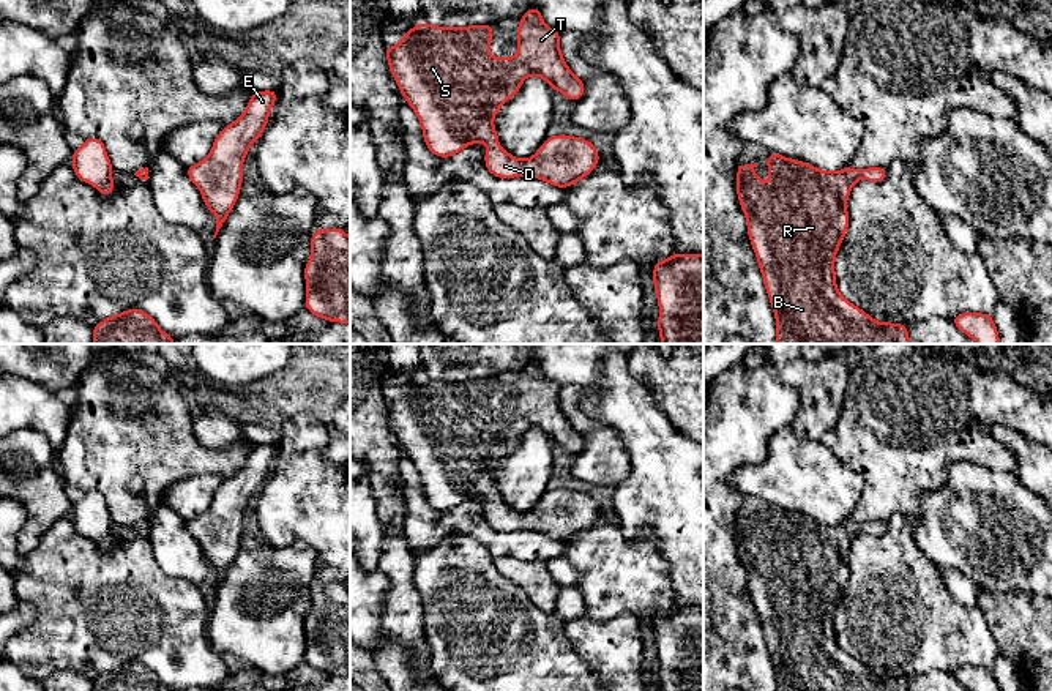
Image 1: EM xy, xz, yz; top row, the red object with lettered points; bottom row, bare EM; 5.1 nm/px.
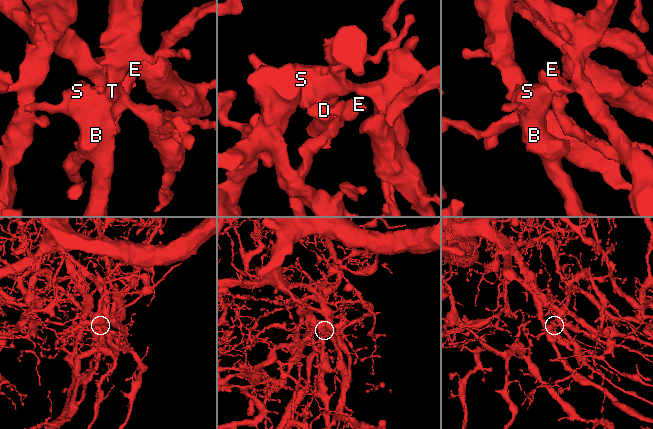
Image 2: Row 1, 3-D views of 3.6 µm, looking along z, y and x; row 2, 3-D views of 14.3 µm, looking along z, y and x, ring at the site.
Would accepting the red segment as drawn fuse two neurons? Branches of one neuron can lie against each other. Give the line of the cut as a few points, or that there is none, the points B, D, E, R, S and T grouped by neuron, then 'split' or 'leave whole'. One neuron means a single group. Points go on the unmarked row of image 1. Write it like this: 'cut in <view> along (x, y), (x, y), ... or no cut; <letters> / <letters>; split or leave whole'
no cut; B D E R S T; leave whole

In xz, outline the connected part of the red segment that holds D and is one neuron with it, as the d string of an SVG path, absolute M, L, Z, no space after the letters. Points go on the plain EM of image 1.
M532 360L519 372L517 410L489 410L492 390L491 377L437 380L423 374L407 383L399 398L385 401L391 429L418 470L427 502L438 511L450 511L467 499L484 495L489 499L484 517L494 530L532 530L557 541L577 536L599 516L599 506L590 494L566 487L550 489L532 511L517 513L498 499L492 476L500 459L517 448L528 429L543 431L552 443L561 445L573 456L584 450L585 437L573 428L560 405L561 388L547 380L541 364Z

